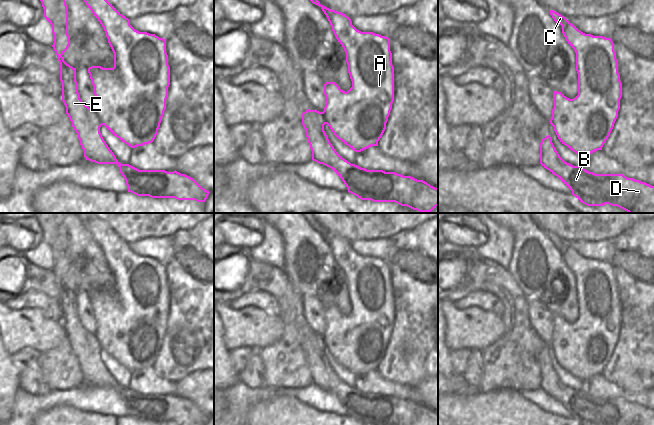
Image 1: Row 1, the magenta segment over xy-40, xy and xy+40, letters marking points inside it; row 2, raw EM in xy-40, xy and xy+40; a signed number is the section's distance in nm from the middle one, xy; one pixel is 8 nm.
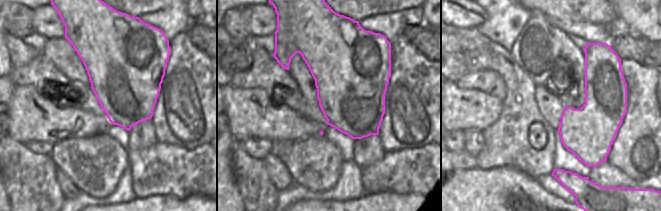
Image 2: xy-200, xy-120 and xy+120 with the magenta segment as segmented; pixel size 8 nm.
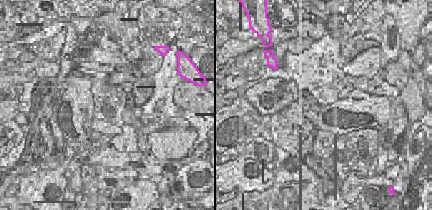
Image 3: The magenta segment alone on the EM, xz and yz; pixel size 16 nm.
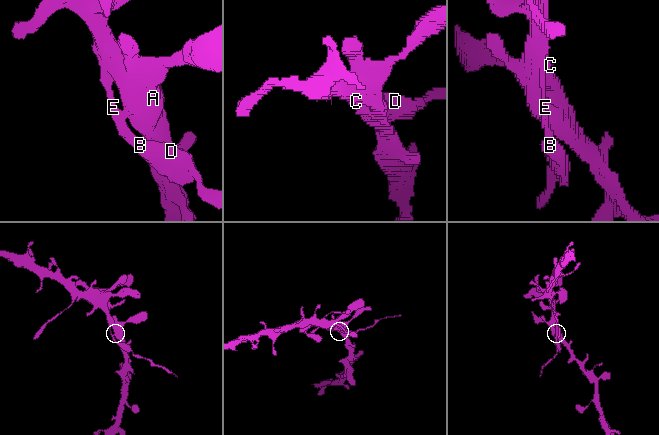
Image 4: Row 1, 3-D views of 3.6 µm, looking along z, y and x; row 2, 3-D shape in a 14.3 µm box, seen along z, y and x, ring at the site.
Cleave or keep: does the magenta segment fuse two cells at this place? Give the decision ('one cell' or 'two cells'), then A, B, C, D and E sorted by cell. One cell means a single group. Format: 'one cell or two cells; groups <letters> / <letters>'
one cell; groups A B C D E

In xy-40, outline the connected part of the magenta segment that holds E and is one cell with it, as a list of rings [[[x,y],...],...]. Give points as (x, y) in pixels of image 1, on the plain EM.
[[[34,213],[44,233],[44,241],[52,249],[54,267],[52,269],[60,287],[60,305],[62,307],[62,325],[66,331],[72,351],[78,359],[86,384],[97,388],[117,388],[126,405],[128,416],[137,420],[151,422],[175,422],[177,424],[206,425],[209,415],[205,414],[193,402],[176,394],[139,394],[129,388],[121,388],[104,365],[100,351],[104,349],[122,366],[135,372],[152,367],[158,357],[168,321],[170,309],[170,291],[166,277],[166,264],[155,258],[139,256],[130,249],[106,222],[93,213],[76,213],[88,232],[102,249],[108,267],[114,277],[114,291],[91,290],[88,297],[94,311],[96,333],[89,332],[78,317],[76,292],[67,288],[62,279],[70,269],[68,259],[68,231],[64,223],[67,213]]]

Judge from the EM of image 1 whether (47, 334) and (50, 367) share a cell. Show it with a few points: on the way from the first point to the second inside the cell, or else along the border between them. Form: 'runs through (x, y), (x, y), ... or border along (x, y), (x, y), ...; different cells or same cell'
border along (65, 337), (58, 345), (39, 353); different cells

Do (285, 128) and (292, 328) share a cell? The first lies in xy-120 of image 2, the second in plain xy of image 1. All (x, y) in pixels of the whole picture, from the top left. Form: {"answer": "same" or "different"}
{"answer": "different"}

